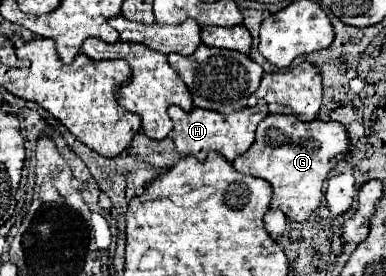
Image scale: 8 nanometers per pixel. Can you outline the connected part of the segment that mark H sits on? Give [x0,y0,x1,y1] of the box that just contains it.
[168,101,268,161]

